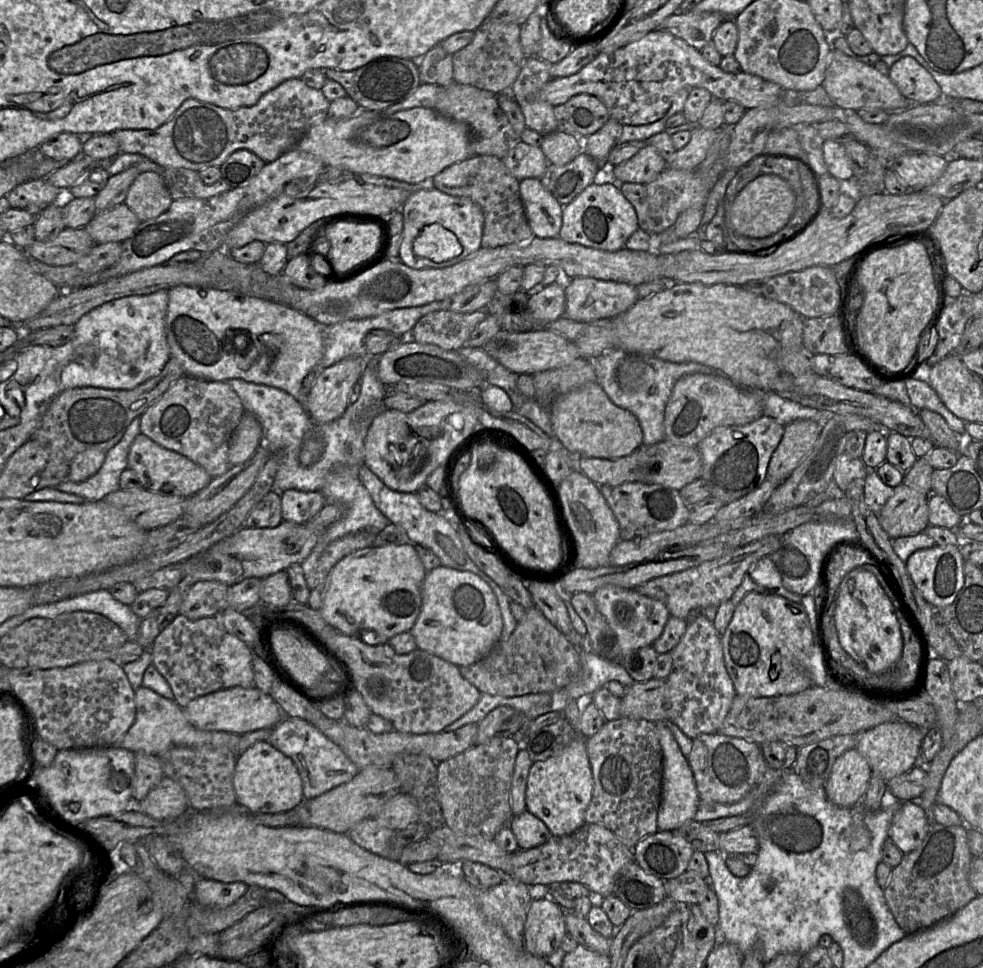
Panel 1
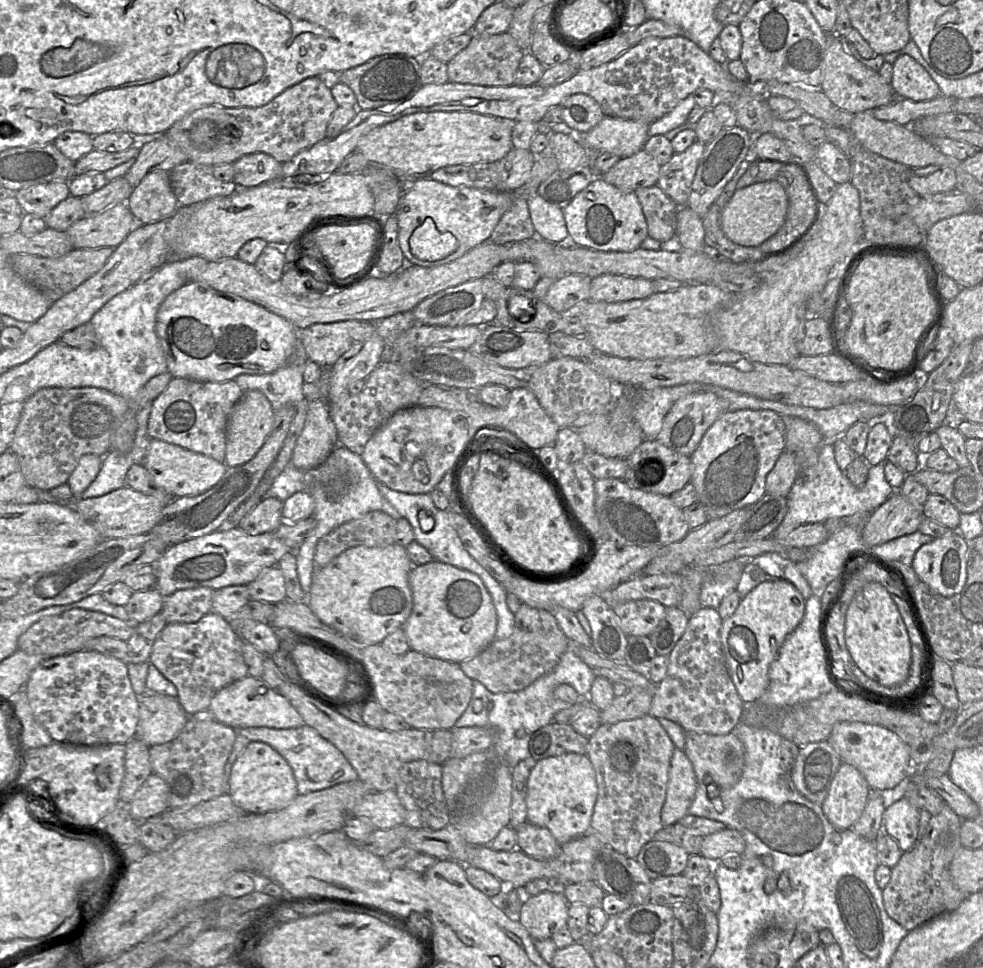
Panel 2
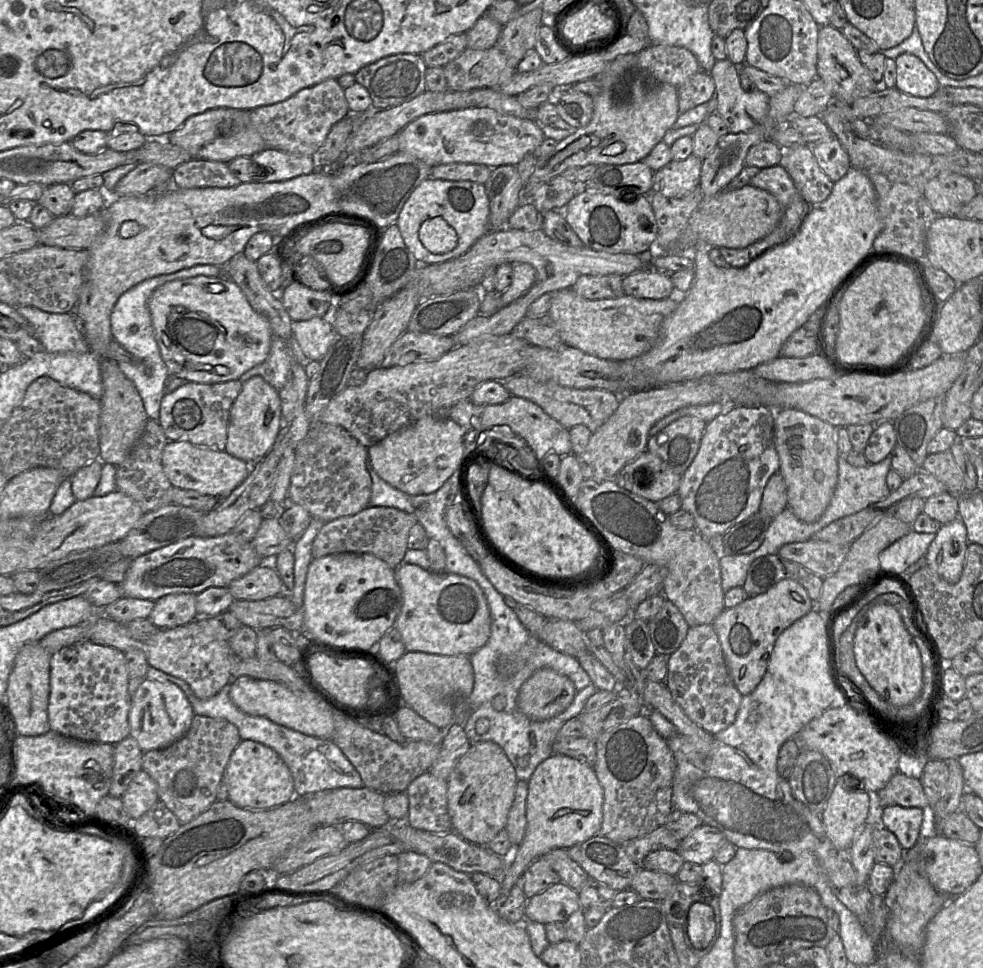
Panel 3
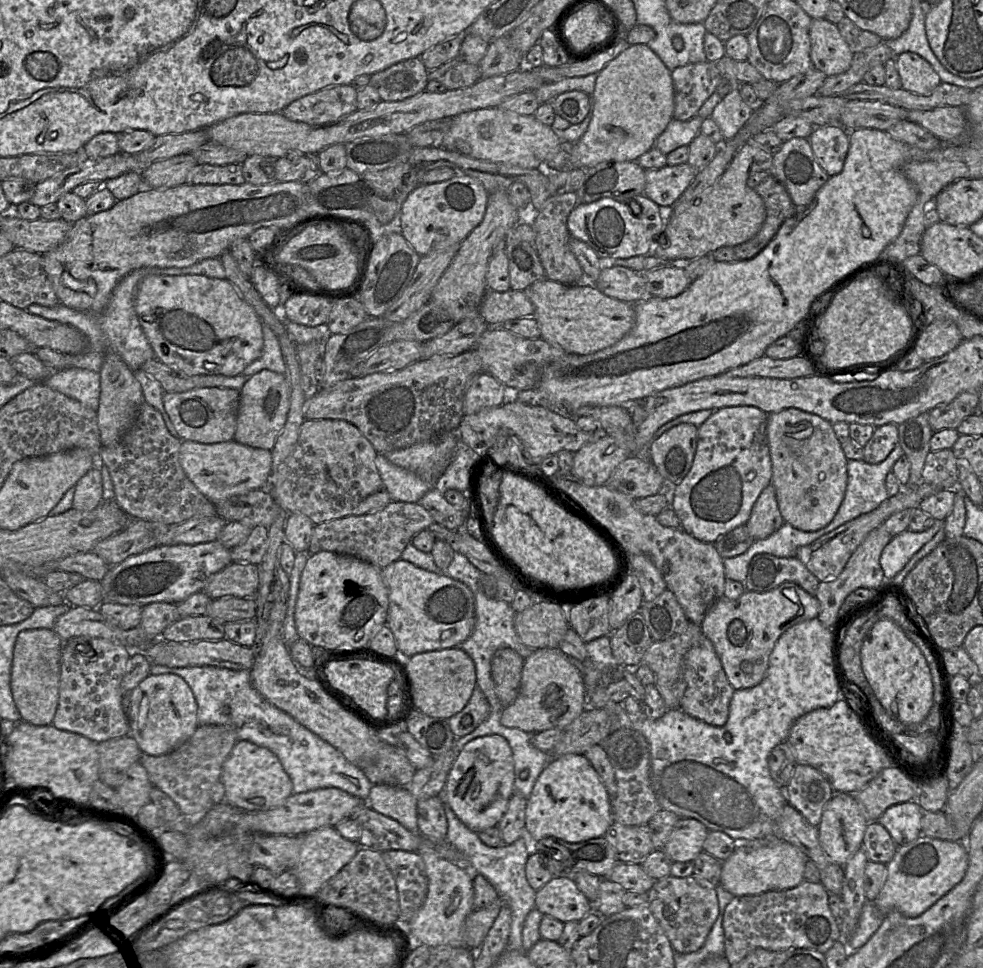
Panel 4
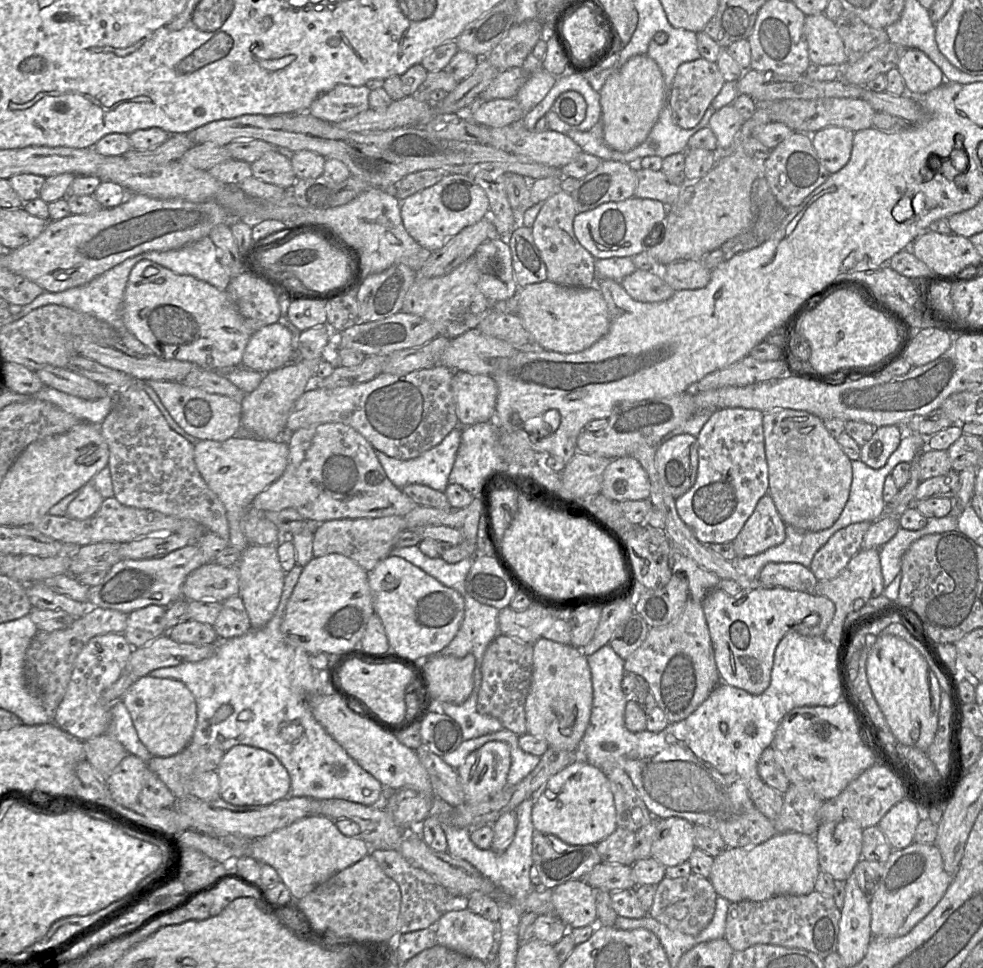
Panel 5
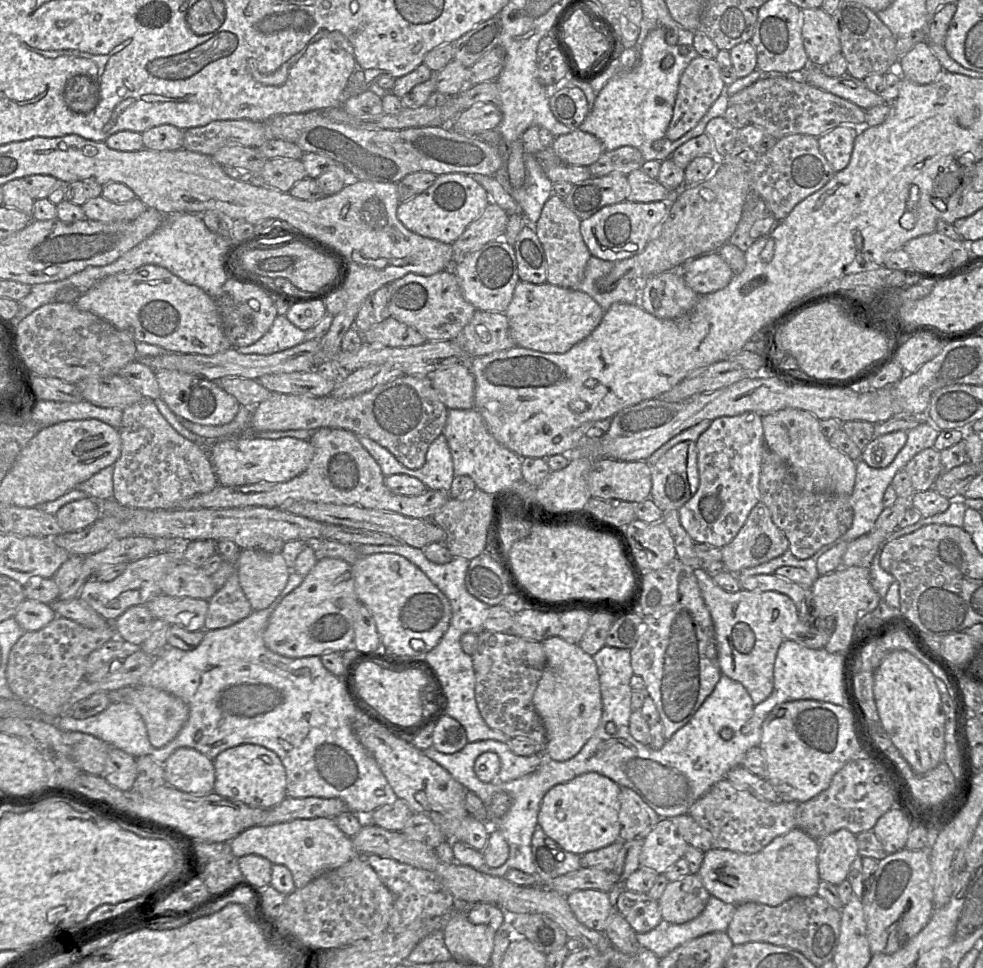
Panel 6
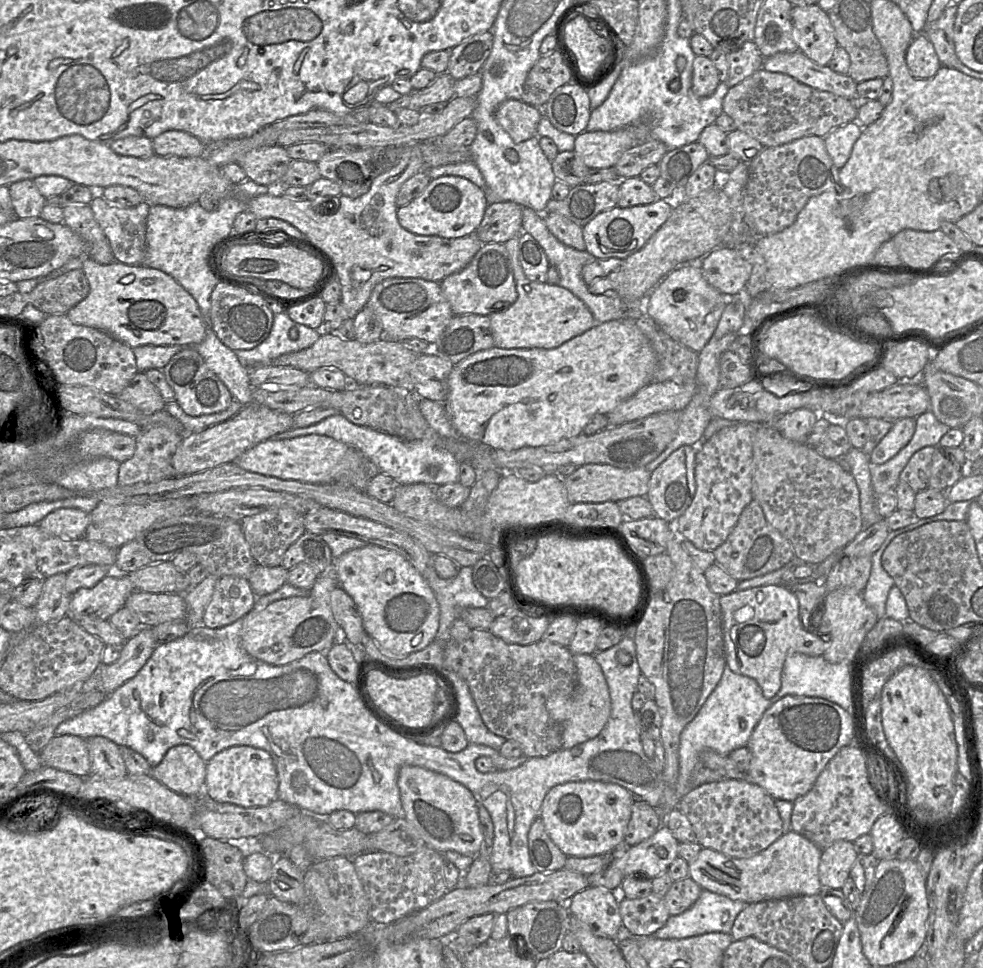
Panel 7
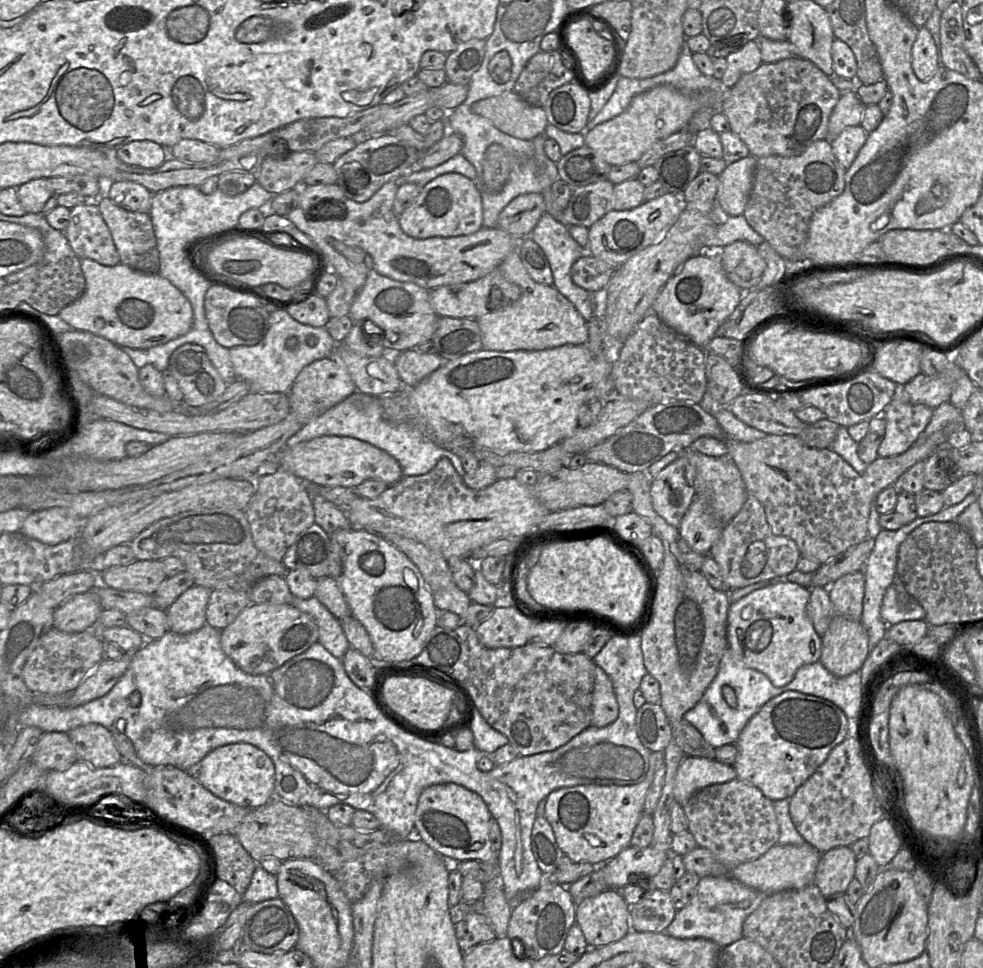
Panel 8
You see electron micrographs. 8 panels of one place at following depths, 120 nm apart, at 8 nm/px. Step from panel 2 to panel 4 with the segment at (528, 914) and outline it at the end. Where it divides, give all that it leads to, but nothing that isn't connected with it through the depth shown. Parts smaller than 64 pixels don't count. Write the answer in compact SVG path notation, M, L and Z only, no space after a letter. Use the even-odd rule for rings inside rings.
M553 878L537 890L534 908L562 923L579 922L593 911L592 903L571 878Z

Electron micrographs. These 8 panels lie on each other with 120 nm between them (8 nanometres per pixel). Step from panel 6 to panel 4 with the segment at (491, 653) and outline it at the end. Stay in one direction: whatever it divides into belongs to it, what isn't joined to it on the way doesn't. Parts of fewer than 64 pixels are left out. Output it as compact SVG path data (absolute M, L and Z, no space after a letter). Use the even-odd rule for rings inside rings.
M511 648L498 649L491 660L491 676L501 705L512 704L520 689L525 659Z

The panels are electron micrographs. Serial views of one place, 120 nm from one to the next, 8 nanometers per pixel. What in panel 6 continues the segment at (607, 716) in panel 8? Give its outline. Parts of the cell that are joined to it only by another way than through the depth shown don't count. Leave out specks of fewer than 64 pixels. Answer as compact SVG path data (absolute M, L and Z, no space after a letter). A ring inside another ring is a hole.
M559 636L542 641L546 665L533 694L533 705L546 730L544 756L566 761L592 737L602 716L599 674L593 657Z

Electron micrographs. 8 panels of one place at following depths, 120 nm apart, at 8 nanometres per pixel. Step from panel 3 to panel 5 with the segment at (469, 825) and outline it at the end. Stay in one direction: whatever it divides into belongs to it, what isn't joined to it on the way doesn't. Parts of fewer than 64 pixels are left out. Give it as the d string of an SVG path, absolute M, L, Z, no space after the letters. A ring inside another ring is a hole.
M489 741L471 752L457 770L465 803L487 801L507 785L511 750L507 743Z

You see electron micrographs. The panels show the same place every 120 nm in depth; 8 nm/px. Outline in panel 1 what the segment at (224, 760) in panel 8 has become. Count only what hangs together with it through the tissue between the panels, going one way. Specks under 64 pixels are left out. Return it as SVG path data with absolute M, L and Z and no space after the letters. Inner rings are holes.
M267 741L256 742L238 755L233 786L237 803L253 813L285 813L304 801L303 783L295 763Z

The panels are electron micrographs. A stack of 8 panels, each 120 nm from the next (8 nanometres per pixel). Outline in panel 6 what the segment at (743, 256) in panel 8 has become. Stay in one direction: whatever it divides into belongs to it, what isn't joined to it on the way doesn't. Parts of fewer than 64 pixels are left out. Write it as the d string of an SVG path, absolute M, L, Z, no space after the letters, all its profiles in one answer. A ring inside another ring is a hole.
M718 252L695 258L695 260L684 263L682 277L685 284L698 295L713 293L725 288L735 275Z

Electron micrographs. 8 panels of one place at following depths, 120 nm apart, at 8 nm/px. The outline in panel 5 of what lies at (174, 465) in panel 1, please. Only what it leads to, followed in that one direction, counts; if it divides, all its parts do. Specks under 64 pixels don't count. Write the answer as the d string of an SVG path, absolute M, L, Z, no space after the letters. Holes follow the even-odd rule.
M234 436L224 441L200 440L194 445L196 467L225 507L229 544L241 553L249 545L242 531L242 520L254 498L283 474L288 457L289 446L283 439L271 441L254 436Z

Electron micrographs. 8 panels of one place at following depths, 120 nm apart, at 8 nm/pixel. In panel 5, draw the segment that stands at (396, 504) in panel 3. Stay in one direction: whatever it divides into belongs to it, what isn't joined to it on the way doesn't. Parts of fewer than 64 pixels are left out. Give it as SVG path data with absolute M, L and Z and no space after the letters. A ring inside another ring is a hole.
M456 427L438 445L416 458L399 460L378 450L375 450L375 455L386 476L397 488L422 484L444 492L460 442L461 427Z

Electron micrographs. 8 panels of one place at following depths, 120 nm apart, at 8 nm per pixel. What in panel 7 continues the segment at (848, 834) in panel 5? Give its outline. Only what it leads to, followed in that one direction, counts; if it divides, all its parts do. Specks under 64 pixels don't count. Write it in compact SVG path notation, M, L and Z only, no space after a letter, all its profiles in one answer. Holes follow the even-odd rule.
M838 840L822 849L819 880L822 886L841 889L857 858L853 842Z

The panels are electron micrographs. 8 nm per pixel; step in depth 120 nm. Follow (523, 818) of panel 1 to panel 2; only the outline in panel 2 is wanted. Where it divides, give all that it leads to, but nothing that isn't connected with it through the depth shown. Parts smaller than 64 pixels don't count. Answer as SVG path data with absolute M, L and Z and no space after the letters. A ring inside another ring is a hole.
M525 822L516 829L517 848L529 857L539 860L555 858L561 850L561 844L545 827Z

